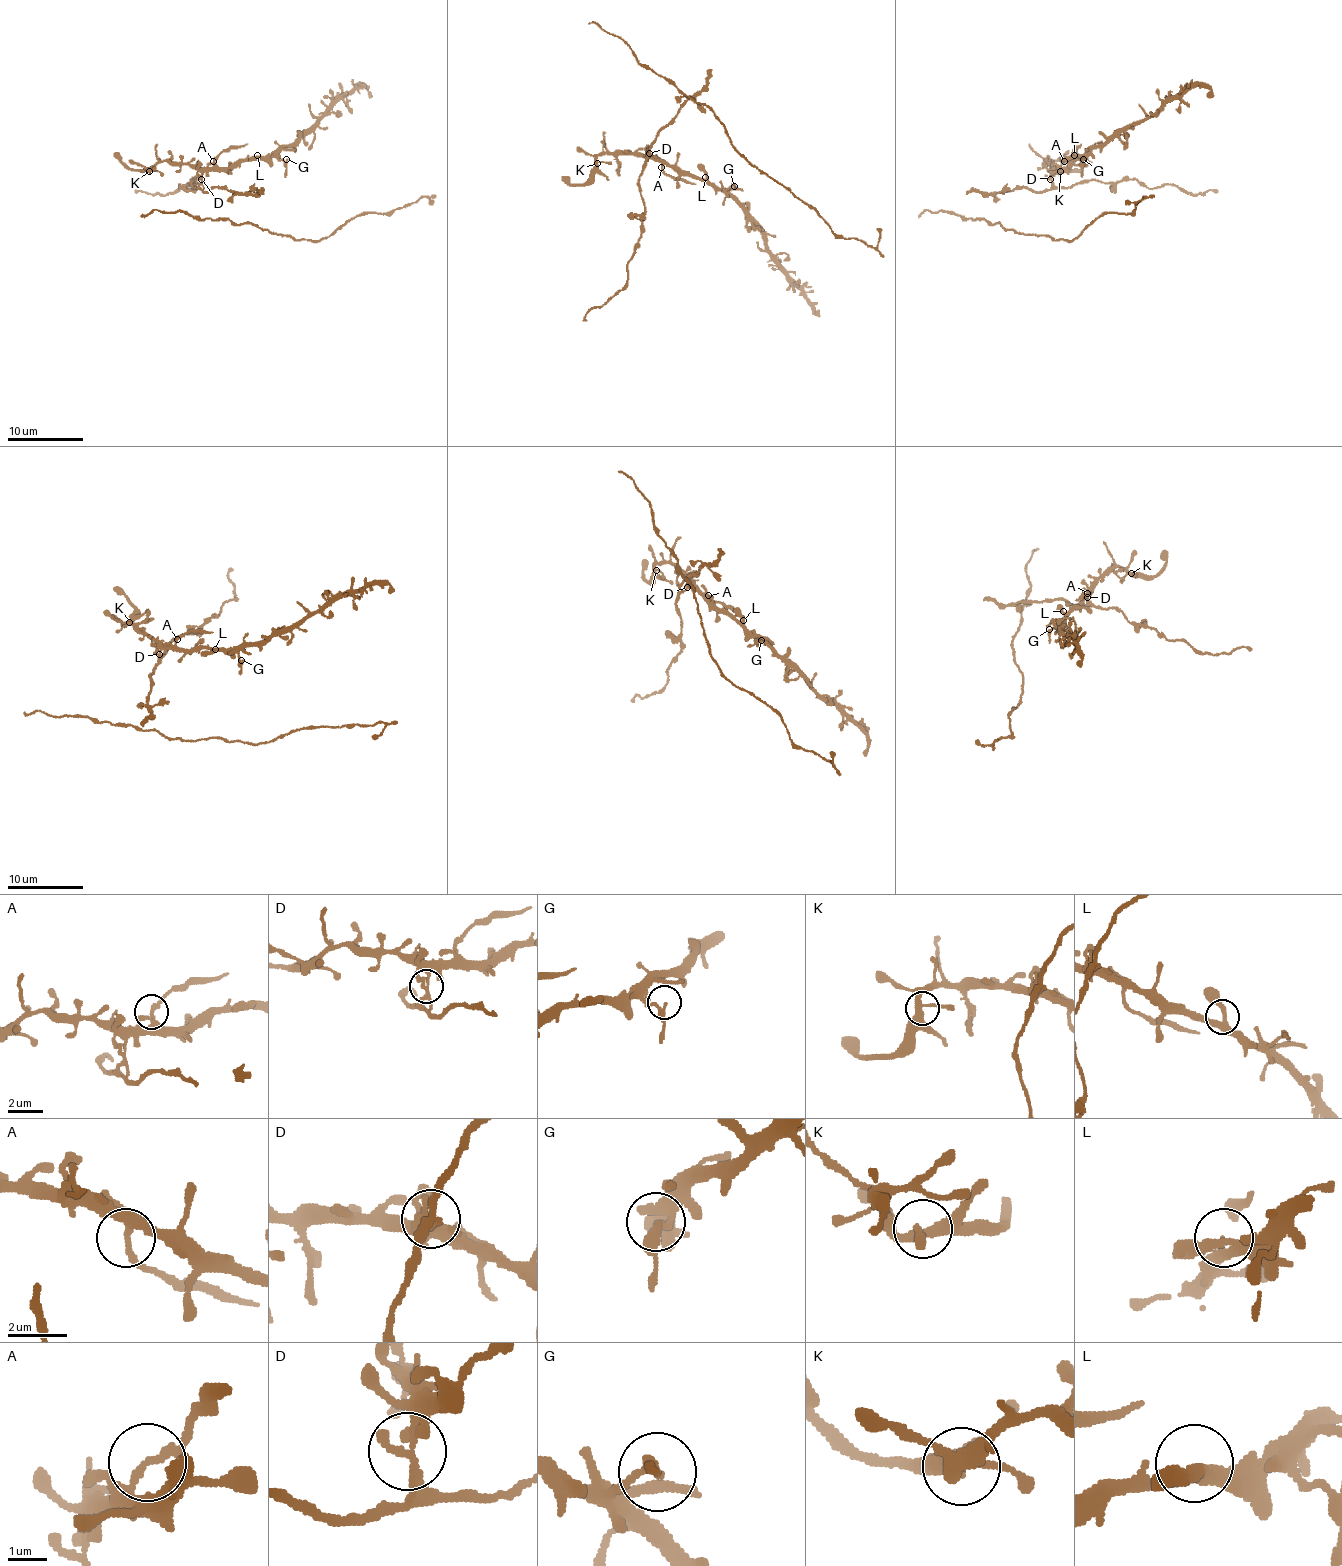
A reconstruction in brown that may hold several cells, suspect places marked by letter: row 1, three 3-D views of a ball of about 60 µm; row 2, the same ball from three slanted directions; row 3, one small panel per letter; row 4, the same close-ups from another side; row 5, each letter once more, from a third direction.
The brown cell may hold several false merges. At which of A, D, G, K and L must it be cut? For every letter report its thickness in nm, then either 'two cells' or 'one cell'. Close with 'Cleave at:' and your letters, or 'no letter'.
A: calibre 190 nm; two cells
D: calibre 260 nm; two cells
G: calibre 200 nm; one cell
K: calibre 300 nm; one cell
L: calibre 300 nm; one cell
Cleave at: A, D

